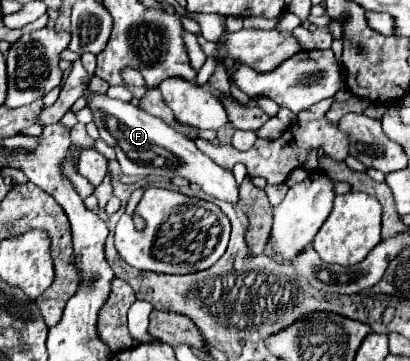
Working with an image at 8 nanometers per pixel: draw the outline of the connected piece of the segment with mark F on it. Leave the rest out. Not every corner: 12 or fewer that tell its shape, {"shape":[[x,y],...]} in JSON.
{"shape":[[91,97],[125,175],[181,175],[227,203],[233,173],[133,103]]}

